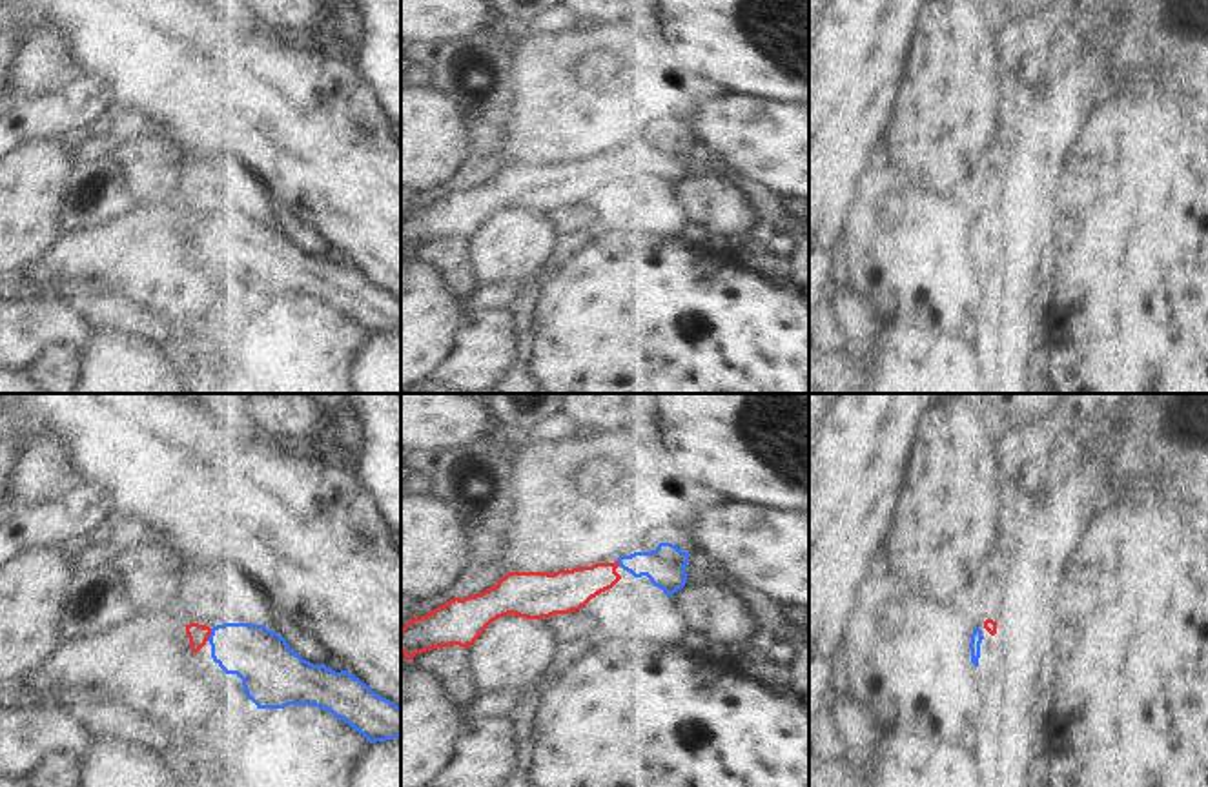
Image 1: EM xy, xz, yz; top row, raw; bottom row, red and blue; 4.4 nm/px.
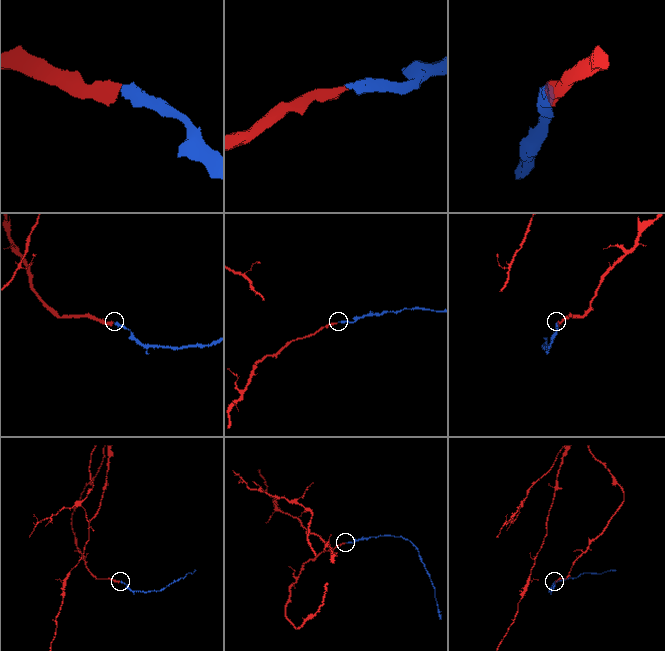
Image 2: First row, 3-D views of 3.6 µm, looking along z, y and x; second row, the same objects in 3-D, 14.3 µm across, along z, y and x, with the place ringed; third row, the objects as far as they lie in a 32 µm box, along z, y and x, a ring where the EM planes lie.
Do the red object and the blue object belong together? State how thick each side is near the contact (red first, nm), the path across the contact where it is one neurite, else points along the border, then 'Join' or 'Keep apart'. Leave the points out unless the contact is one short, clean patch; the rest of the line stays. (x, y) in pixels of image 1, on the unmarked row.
Thickness 90 nm (red) against 260 nm. Path across: xy (197, 226), (210, 224), (259, 248). Join.

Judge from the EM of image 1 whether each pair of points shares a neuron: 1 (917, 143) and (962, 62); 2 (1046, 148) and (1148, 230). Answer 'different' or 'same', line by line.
1: same
2: different

